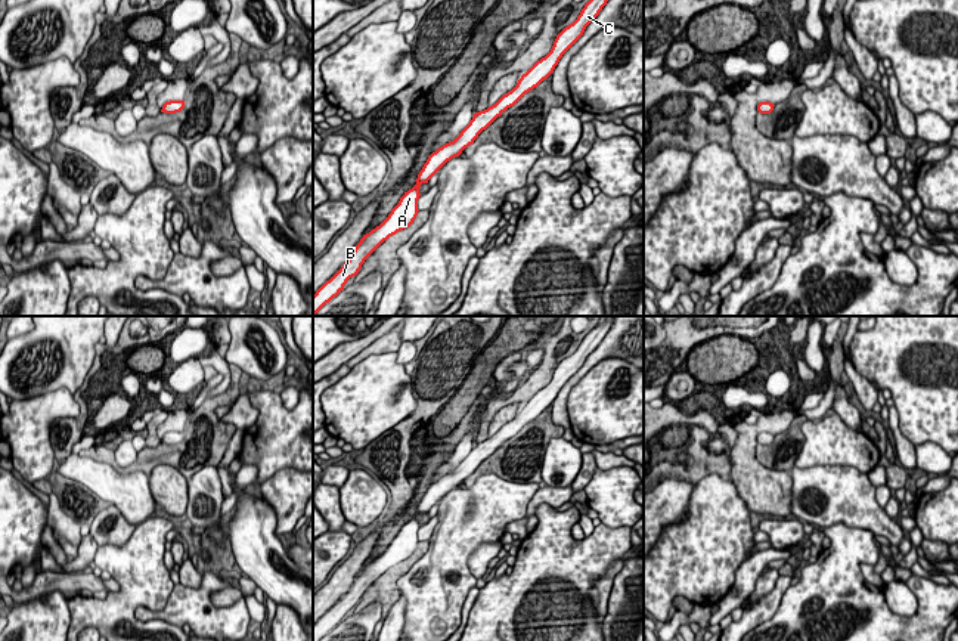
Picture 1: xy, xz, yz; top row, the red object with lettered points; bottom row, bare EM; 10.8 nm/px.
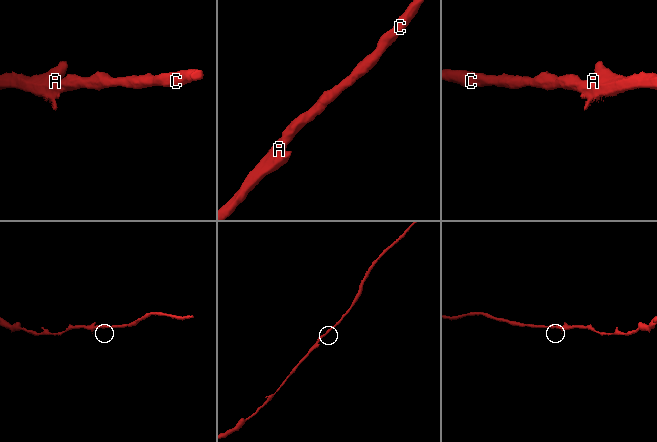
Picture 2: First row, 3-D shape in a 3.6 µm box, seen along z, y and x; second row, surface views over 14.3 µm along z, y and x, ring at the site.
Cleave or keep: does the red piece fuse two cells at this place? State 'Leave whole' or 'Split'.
Leave whole

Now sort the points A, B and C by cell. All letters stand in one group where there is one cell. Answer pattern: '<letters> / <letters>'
A B C

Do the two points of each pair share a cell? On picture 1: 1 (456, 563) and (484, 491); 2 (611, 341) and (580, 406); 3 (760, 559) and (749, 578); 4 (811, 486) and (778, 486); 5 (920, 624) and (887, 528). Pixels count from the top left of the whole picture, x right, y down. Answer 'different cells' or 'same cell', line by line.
1: same cell
2: different cells
3: same cell
4: different cells
5: different cells

